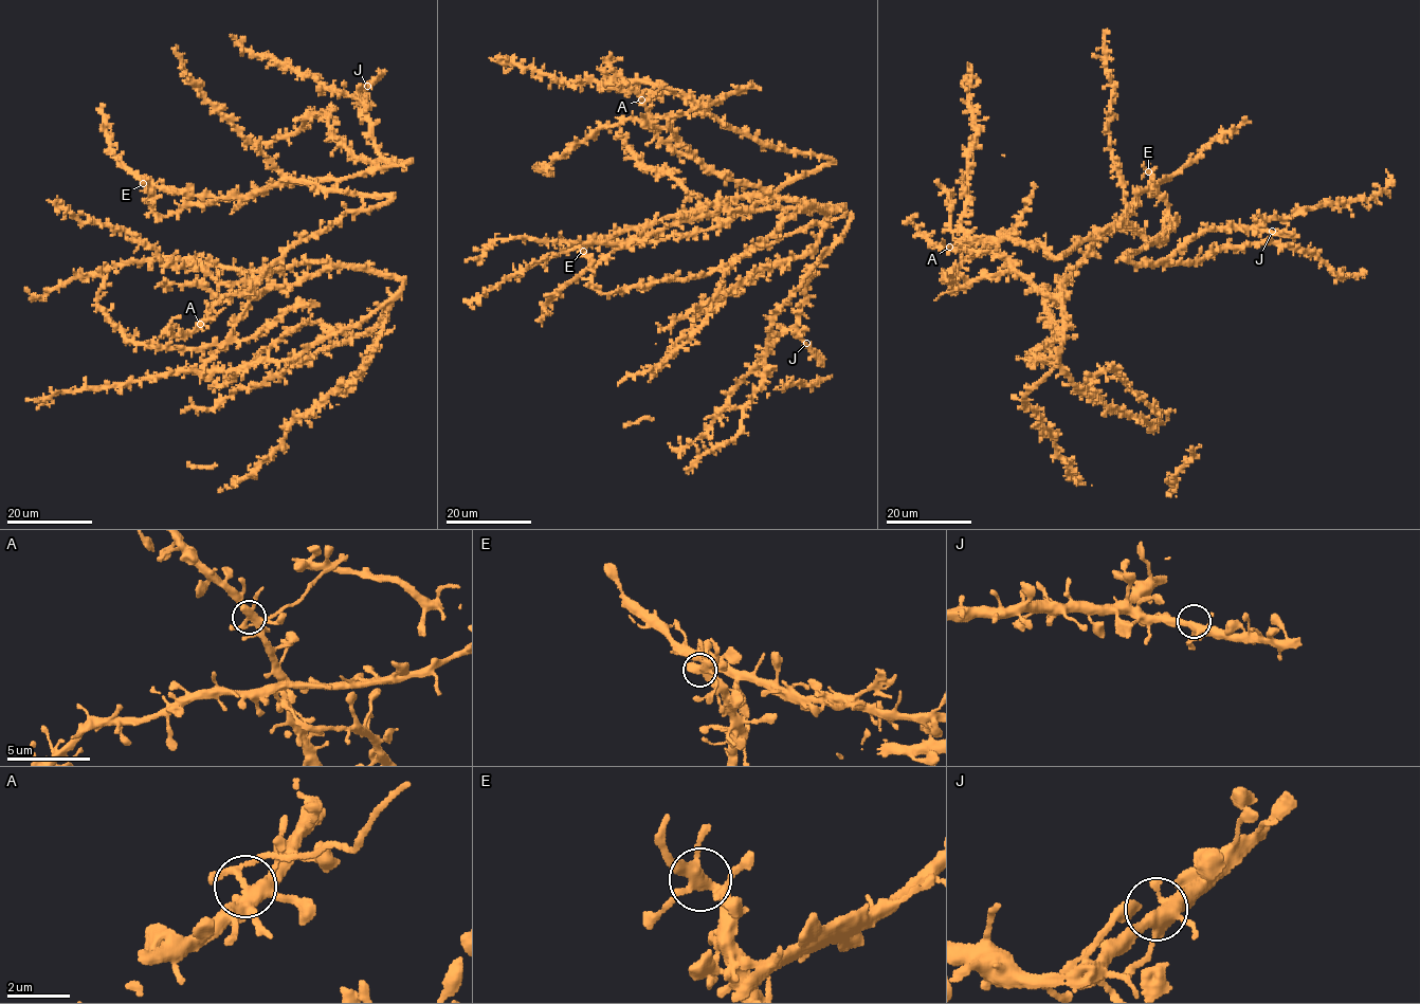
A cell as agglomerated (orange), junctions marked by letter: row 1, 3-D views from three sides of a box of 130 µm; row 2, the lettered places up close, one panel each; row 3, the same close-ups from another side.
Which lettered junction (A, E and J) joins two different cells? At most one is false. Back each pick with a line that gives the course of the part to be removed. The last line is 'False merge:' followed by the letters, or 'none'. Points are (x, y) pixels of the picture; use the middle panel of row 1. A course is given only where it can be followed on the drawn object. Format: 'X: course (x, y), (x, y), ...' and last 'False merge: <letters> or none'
A: course (640, 99), (645, 101), (667, 84)
False merge: A

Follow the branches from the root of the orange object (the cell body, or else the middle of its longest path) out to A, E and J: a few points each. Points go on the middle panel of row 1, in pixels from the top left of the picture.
A: (832, 160), (759, 143), (704, 110), (691, 97), (666, 88), (661, 83), (666, 84), (652, 96), (640, 99)
E: (832, 160), (788, 179), (759, 201), (730, 217), (723, 225), (623, 244), (594, 263), (583, 251)
J: (832, 160), (723, 225), (593, 263), (600, 293), (689, 279), (849, 215), (805, 285), (806, 343)

